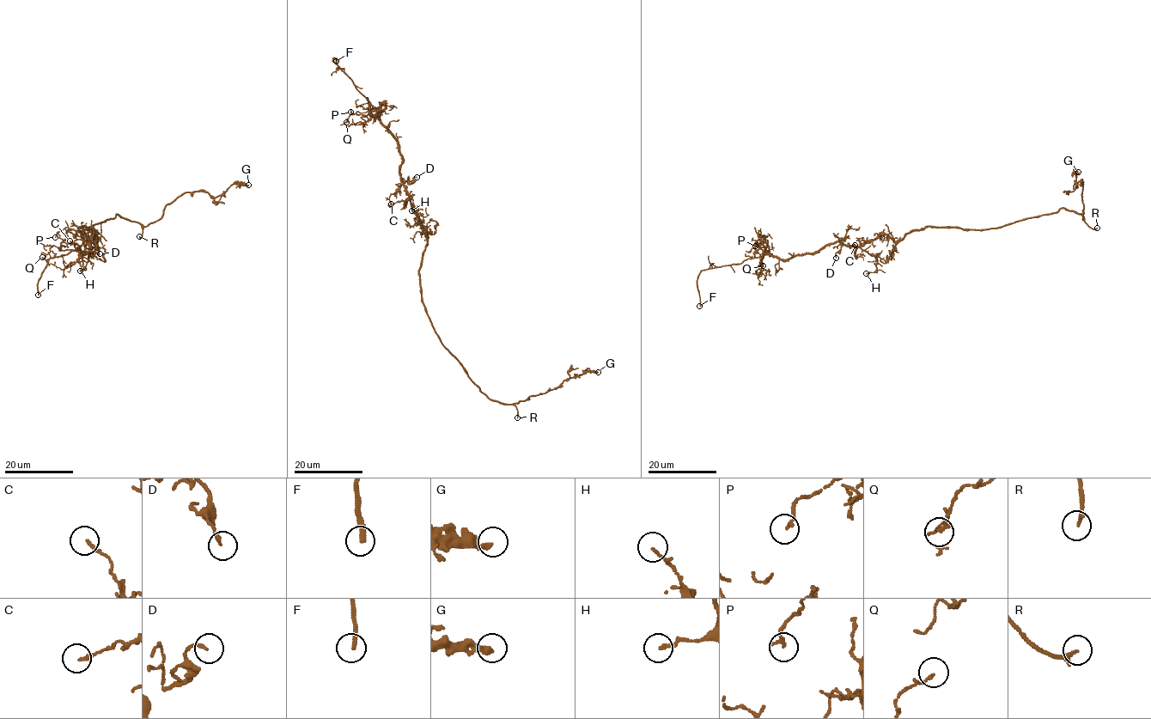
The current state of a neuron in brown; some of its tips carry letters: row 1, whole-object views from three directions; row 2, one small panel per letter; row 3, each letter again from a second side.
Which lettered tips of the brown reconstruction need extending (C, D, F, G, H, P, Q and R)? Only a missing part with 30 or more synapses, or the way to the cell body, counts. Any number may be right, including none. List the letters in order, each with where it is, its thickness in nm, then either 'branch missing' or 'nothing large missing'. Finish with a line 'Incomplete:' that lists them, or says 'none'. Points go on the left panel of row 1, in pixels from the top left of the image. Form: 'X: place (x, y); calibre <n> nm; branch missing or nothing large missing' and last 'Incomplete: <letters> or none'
C: place (70, 240); calibre 170 nm; nothing large missing
D: place (100, 253); calibre 160 nm; nothing large missing
F: place (38, 295); calibre 240 nm; branch missing
G: place (248, 185); calibre 280 nm; nothing large missing
H: place (80, 271); calibre 140 nm; nothing large missing
P: place (55, 237); calibre 170 nm; nothing large missing
Q: place (42, 257); calibre 170 nm; nothing large missing
R: place (139, 236); calibre 180 nm; nothing large missing
Incomplete: F

